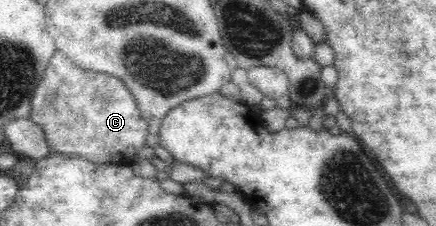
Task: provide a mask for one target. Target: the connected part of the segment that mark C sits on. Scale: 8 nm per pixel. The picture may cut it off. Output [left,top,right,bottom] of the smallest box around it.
[31,48,146,163]

